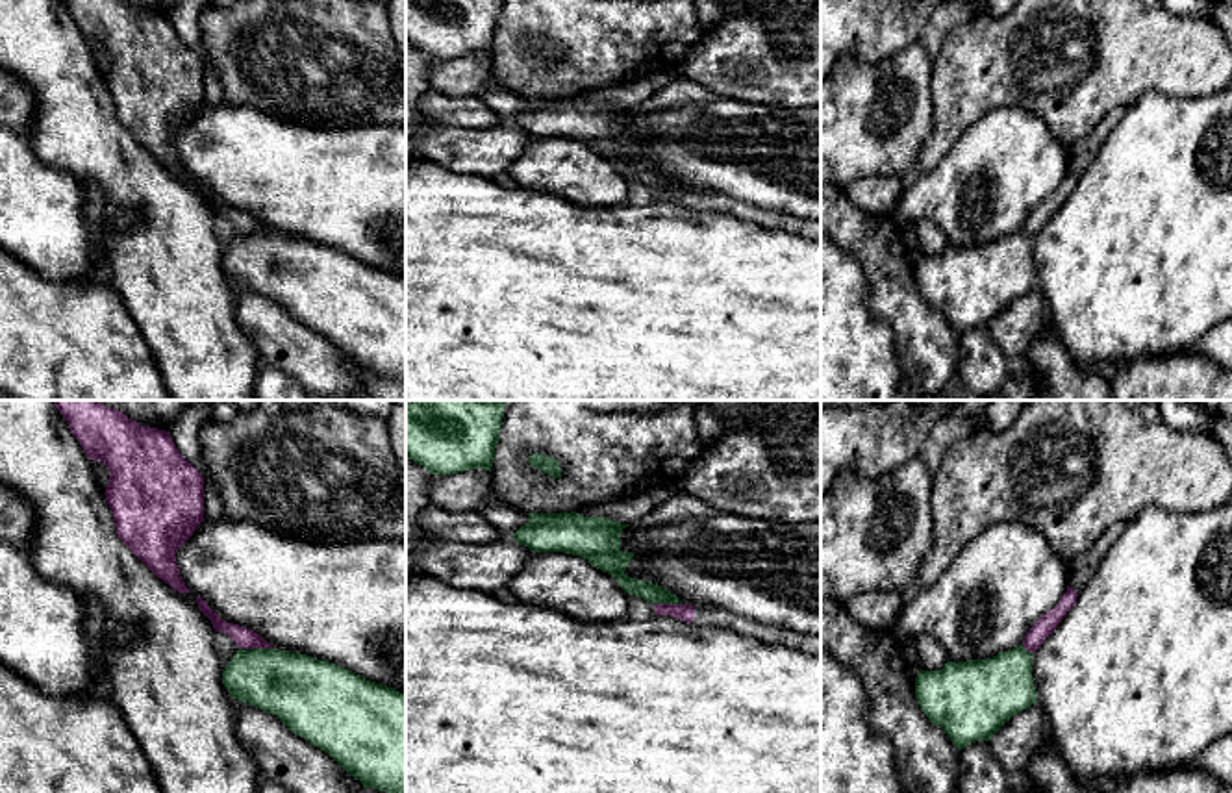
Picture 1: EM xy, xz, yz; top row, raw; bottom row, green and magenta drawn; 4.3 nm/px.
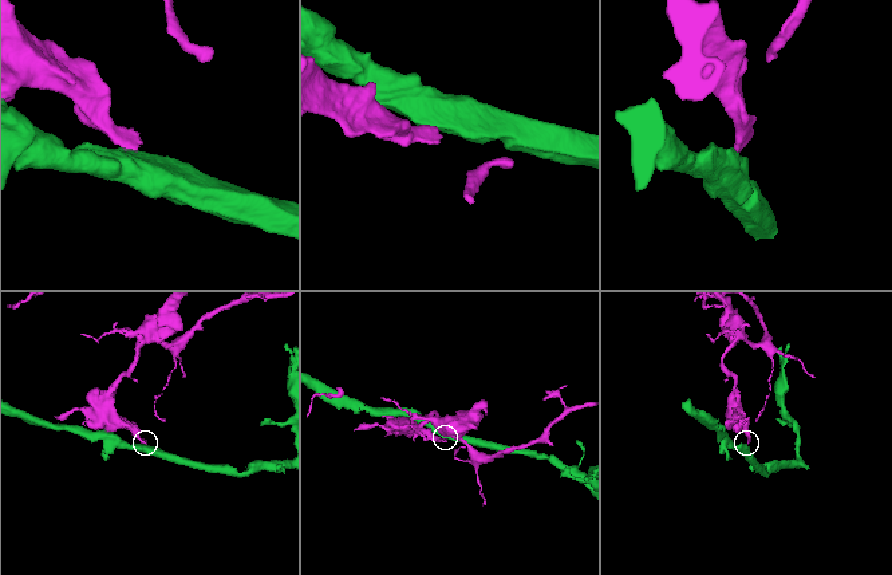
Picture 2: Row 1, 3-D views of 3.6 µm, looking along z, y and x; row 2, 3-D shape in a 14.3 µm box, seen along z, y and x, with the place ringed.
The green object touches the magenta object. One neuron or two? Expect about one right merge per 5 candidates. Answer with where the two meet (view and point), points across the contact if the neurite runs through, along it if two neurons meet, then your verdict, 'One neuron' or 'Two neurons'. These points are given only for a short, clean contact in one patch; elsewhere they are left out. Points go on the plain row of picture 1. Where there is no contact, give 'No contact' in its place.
Touches green at xy (256, 234). Boundary: xy (239, 232), (273, 234). Two neurons

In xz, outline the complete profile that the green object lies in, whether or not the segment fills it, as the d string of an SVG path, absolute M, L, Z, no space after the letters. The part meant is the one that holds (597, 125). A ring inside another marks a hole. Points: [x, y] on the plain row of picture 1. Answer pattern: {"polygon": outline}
{"polygon": "M576 96L526 100L530 107L521 111L513 124L532 137L582 141L597 154L611 159L628 180L641 182L650 189L684 189L661 170L624 159L634 139L621 135L621 117L630 109L604 102L584 102Z"}

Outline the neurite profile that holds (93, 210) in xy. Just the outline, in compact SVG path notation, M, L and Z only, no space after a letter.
M89 180L85 187L85 219L89 224L98 226L104 219L104 195L100 187Z

